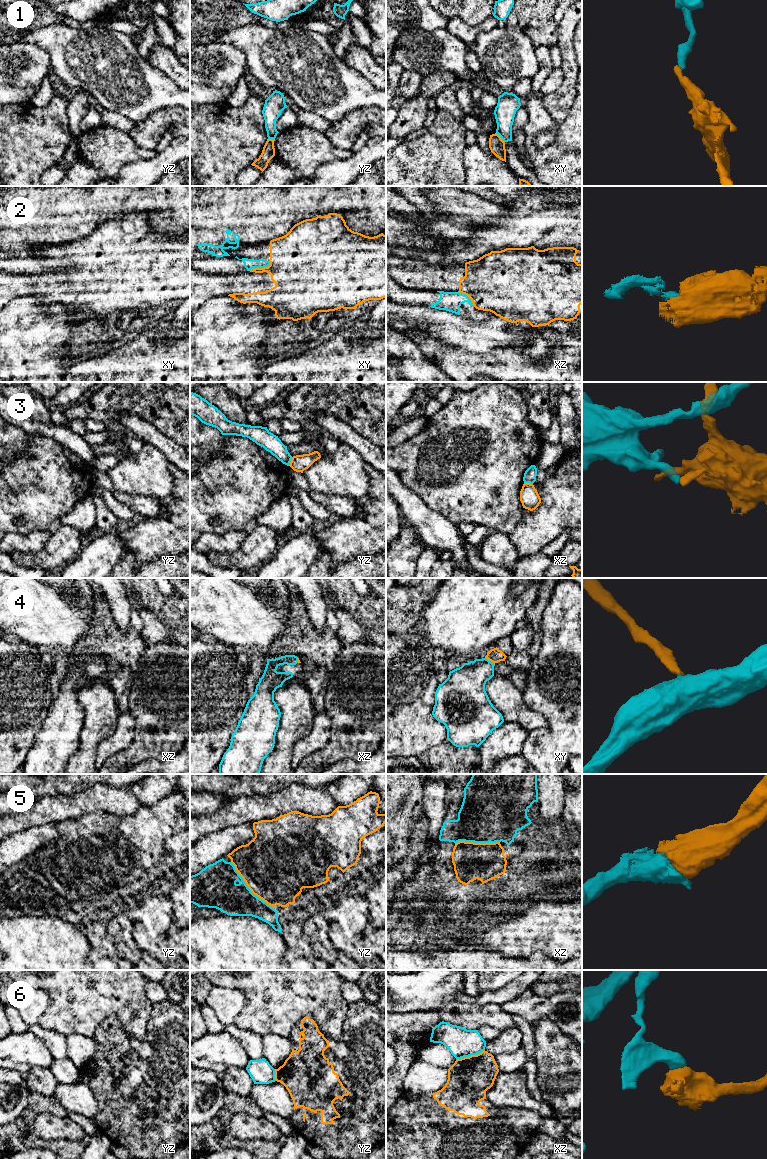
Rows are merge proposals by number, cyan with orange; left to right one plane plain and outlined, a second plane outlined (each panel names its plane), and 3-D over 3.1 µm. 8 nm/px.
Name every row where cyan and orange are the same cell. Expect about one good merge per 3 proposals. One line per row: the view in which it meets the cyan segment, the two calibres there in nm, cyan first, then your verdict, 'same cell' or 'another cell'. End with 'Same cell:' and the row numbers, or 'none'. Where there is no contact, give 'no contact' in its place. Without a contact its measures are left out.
1: xy | 170/130 nm | another cell
2: xy | 90/340 nm | another cell
3: yz | 140/140 nm | another cell
4: xy | 280/120 nm | same cell
5: yz | 320/480 nm | same cell
6: xz | 220/340 nm | another cell
Same cell: 4, 5

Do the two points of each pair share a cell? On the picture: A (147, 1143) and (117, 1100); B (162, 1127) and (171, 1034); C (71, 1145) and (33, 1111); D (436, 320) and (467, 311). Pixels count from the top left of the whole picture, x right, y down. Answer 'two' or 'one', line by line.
A: one
B: one
C: one
D: two

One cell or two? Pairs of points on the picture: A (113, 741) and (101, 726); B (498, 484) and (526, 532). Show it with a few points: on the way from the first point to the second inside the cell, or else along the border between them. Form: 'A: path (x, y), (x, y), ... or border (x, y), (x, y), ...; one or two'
A: border (118, 714), (116, 729), (99, 743), (96, 756); two
B: border (523, 508), (521, 520), (509, 534); two

